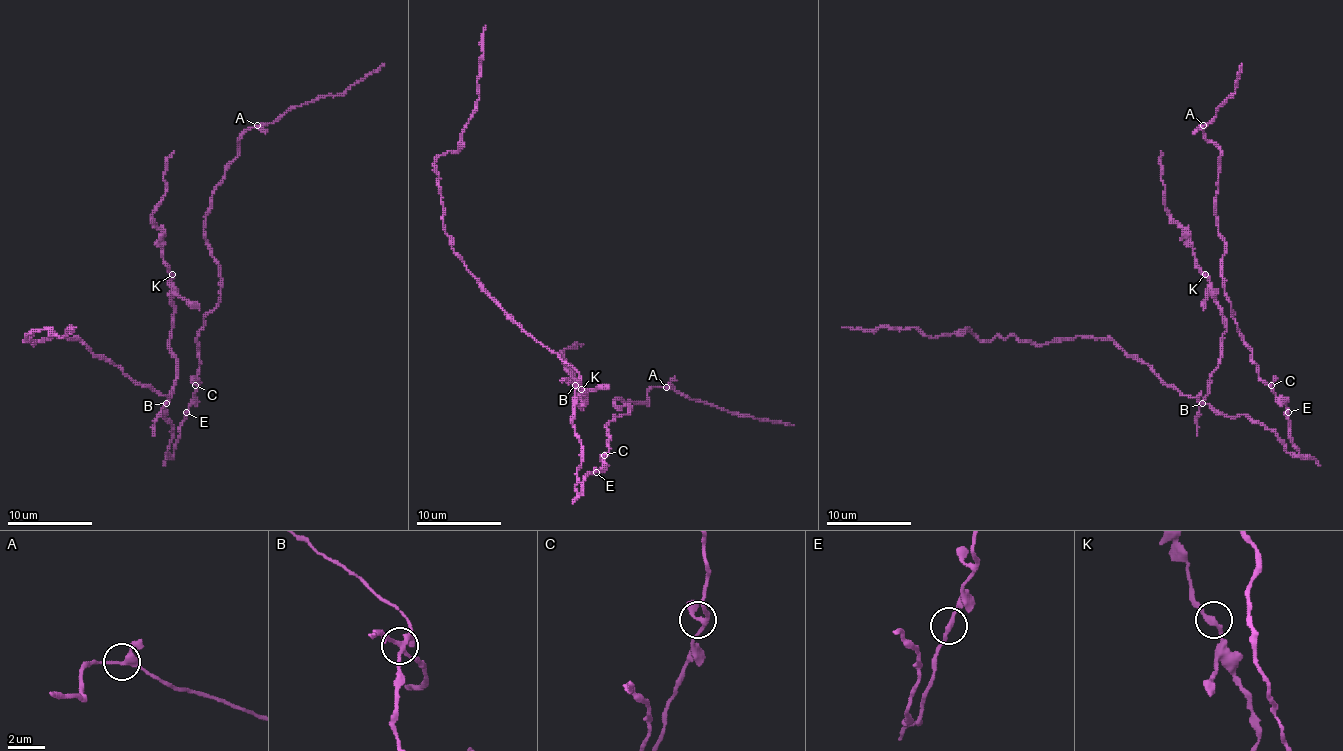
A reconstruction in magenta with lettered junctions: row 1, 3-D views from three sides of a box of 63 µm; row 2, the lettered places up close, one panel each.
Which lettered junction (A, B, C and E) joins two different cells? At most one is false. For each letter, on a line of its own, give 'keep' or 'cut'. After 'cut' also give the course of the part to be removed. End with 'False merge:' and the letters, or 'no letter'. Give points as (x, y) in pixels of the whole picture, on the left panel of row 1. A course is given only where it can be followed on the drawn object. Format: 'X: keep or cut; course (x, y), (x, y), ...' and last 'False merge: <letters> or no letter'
A: keep
B: cut; course (165, 404), (176, 374), (172, 278), (152, 212), (165, 193), (165, 159), (174, 151)
C: keep
E: keep
False merge: B

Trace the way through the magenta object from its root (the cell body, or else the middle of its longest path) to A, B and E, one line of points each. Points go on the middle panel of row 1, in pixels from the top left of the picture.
A: (577, 470), (583, 482), (602, 465), (607, 425), (630, 410), (615, 399), (647, 404), (653, 387), (666, 387)
B: (577, 470), (581, 463), (581, 444), (573, 427), (575, 385)
E: (577, 470), (577, 478), (581, 482), (596, 472)

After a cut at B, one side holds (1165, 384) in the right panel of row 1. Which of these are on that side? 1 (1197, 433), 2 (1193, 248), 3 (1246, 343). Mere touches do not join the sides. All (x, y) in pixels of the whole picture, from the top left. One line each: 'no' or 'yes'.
1: no
2: no
3: yes

